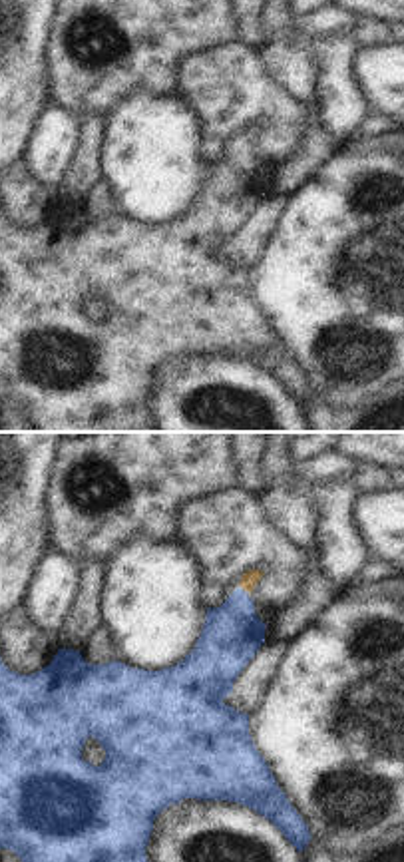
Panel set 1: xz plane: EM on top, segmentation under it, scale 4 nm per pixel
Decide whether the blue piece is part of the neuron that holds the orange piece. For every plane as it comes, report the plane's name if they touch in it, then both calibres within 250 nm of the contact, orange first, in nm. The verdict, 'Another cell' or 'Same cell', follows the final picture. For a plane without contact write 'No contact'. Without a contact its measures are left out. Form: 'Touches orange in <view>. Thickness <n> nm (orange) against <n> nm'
Touches orange in xz. Thickness 70 nm (orange) against 240 nm

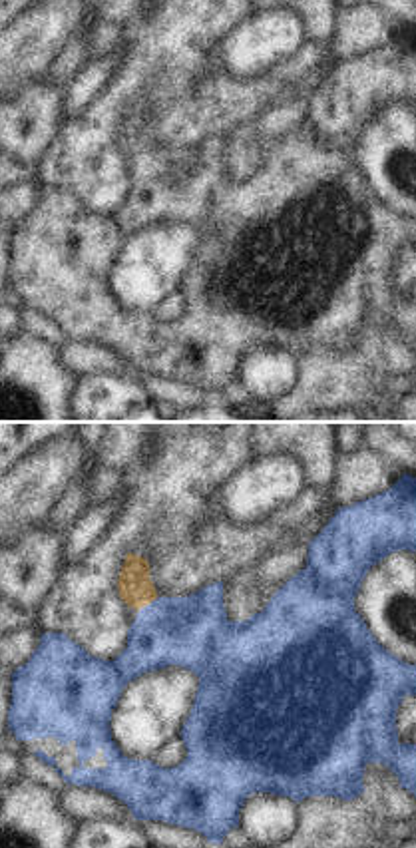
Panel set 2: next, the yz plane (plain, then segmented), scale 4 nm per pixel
Touches orange in yz. Thickness 140 nm (orange) against 300 nm

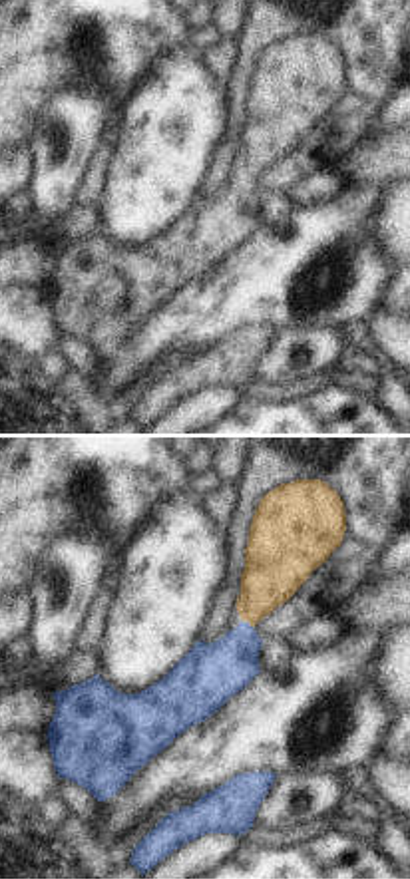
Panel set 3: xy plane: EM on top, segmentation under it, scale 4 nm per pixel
Touches orange in xy. Thickness 240 nm (orange) against 240 nm

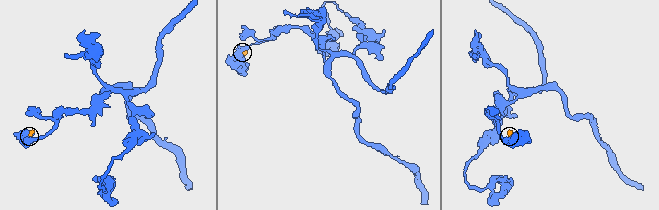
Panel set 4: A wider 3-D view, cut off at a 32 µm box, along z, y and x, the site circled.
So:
Same cell

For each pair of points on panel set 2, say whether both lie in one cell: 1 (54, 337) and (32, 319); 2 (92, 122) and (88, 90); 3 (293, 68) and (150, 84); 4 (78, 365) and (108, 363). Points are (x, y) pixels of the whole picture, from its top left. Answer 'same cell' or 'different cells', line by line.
1: same cell
2: different cells
3: same cell
4: same cell

